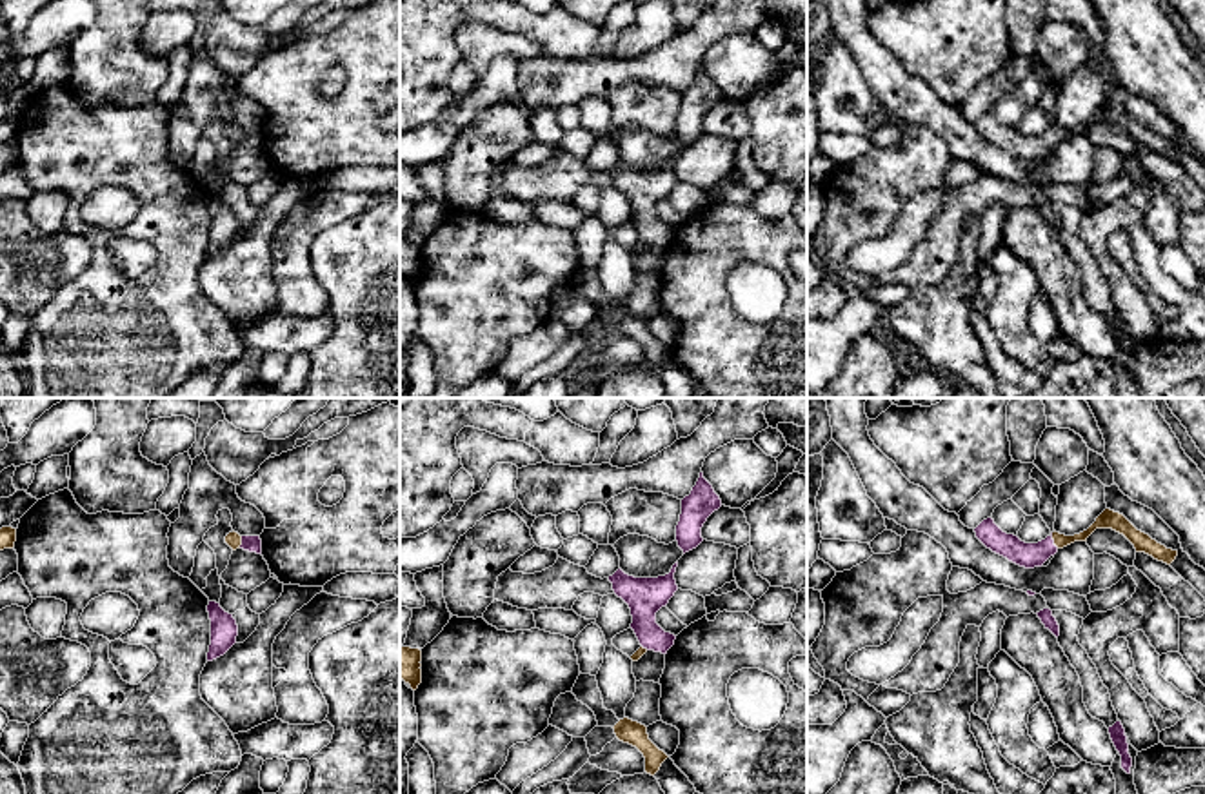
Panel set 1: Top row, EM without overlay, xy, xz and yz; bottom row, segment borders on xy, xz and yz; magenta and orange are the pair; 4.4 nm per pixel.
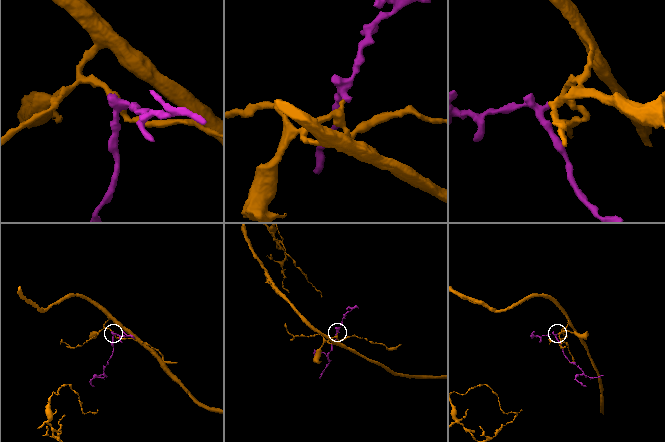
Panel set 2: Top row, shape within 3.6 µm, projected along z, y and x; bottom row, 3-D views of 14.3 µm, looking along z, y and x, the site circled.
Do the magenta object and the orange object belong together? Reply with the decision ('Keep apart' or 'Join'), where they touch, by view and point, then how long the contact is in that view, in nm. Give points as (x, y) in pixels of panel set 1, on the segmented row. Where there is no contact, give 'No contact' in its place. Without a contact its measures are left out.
Join. Touches magenta at yz (1053, 540). Shared border 80 nm

